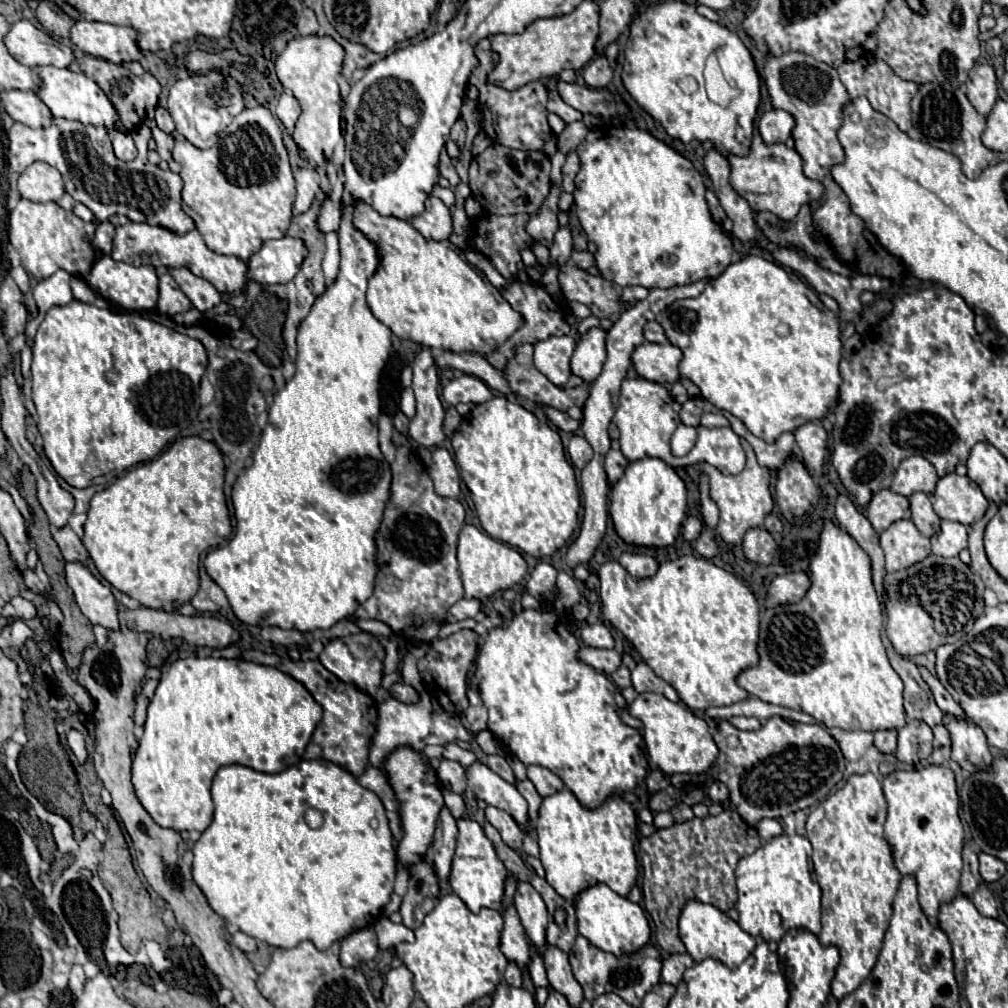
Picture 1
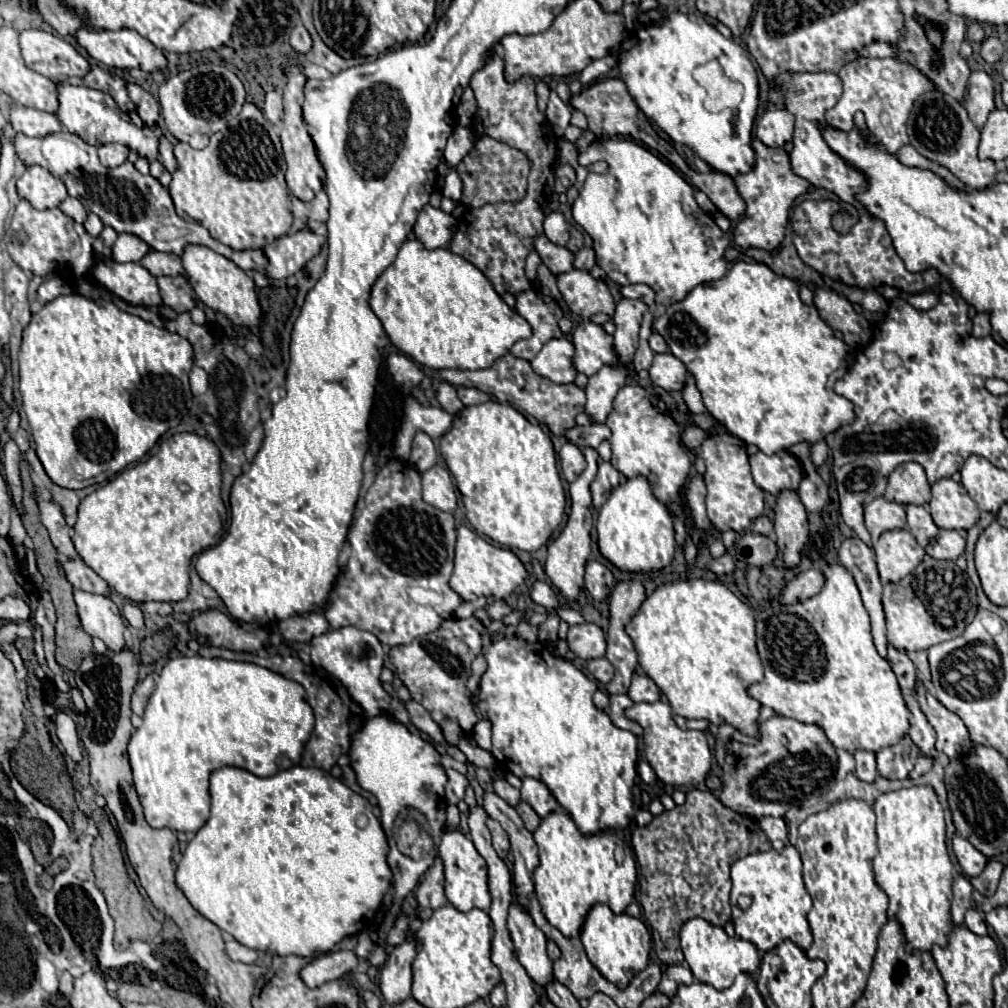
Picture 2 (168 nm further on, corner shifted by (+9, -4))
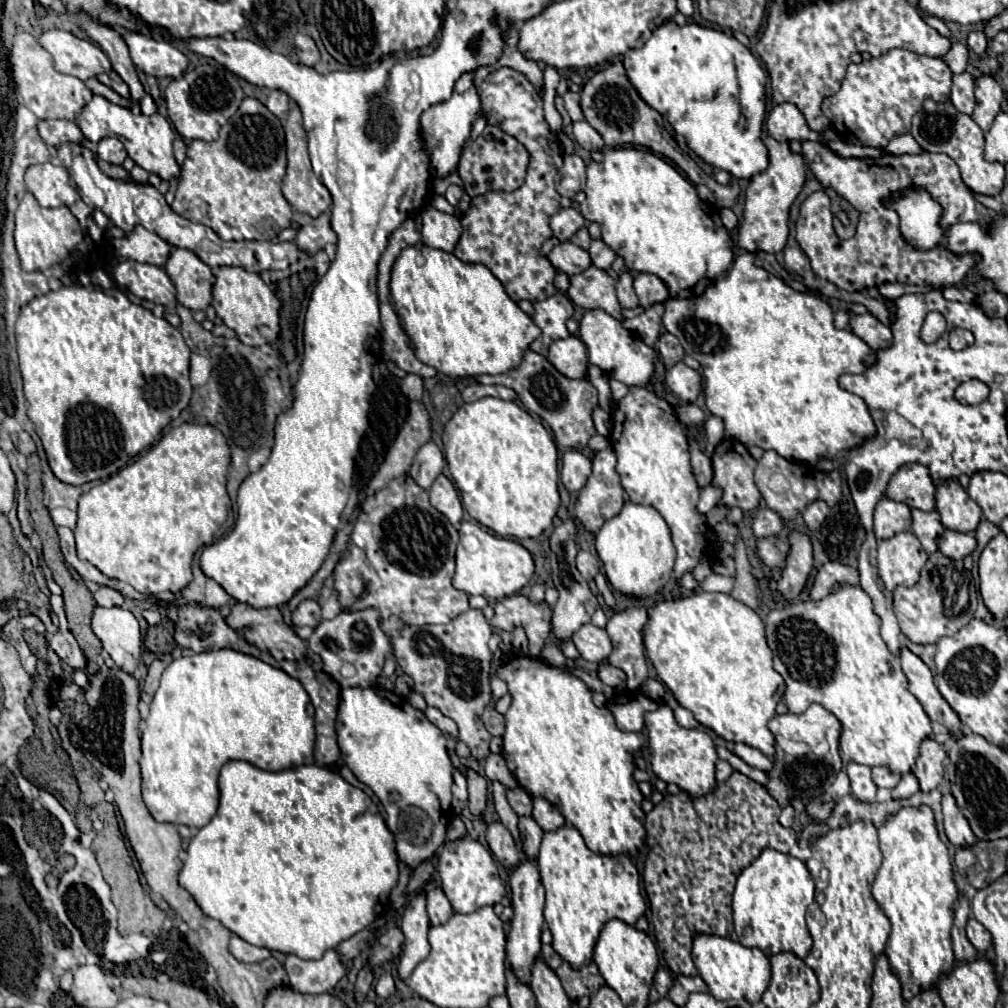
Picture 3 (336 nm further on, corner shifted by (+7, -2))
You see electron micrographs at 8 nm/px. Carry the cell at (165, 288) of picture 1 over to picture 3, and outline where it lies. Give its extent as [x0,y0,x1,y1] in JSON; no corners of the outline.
[164,247,216,311]

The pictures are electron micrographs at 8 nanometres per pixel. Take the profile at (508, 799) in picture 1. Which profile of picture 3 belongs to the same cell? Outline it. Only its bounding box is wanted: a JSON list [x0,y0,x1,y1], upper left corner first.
[506,859,544,985]

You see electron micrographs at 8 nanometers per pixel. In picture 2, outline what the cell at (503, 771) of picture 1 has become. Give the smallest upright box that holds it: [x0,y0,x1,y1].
[492,777,520,807]

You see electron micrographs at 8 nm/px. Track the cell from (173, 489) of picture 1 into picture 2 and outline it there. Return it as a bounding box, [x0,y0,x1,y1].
[72,433,224,603]

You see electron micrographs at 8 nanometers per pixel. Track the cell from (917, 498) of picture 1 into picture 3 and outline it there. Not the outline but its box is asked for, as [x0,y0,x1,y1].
[912,509,944,553]

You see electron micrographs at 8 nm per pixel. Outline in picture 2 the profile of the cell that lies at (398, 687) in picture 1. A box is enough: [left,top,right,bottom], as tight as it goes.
[404,701,444,743]

